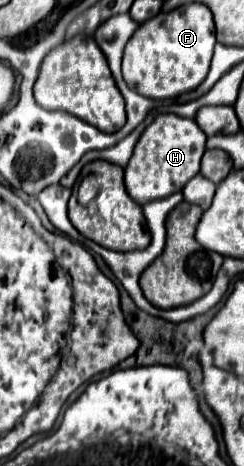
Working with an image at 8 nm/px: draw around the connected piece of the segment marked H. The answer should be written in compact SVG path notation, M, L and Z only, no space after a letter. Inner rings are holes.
M160 114L140 136L134 154L126 166L124 182L126 190L144 206L152 200L166 198L174 192L180 192L190 178L200 172L200 158L206 150L206 134L198 128L192 118L180 118L176 114Z

